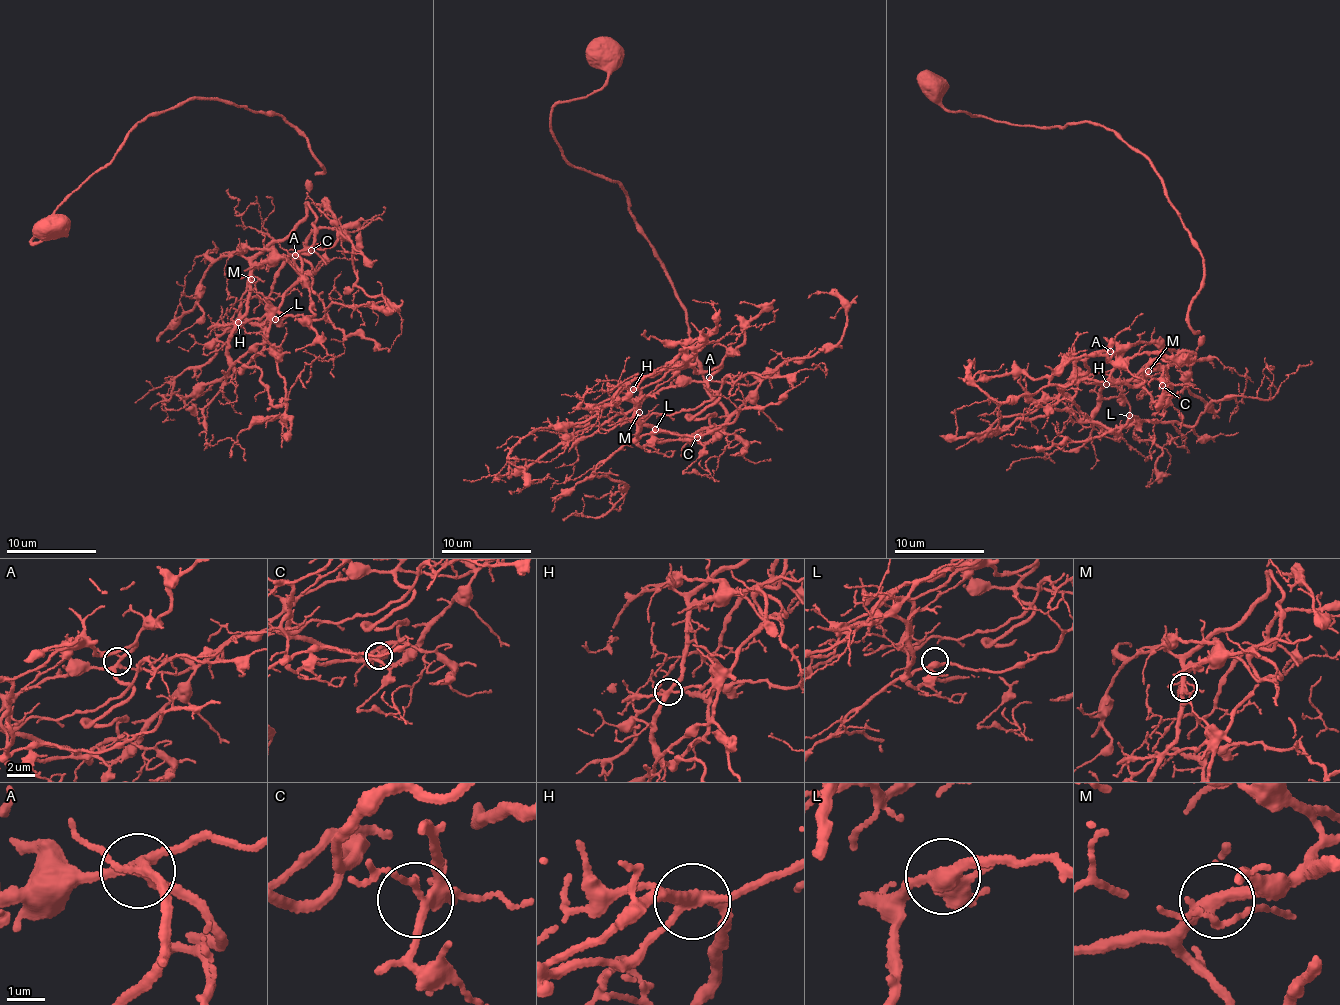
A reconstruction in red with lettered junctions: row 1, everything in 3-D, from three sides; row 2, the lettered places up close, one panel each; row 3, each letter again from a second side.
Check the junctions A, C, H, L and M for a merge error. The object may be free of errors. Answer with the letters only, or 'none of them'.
none of them

